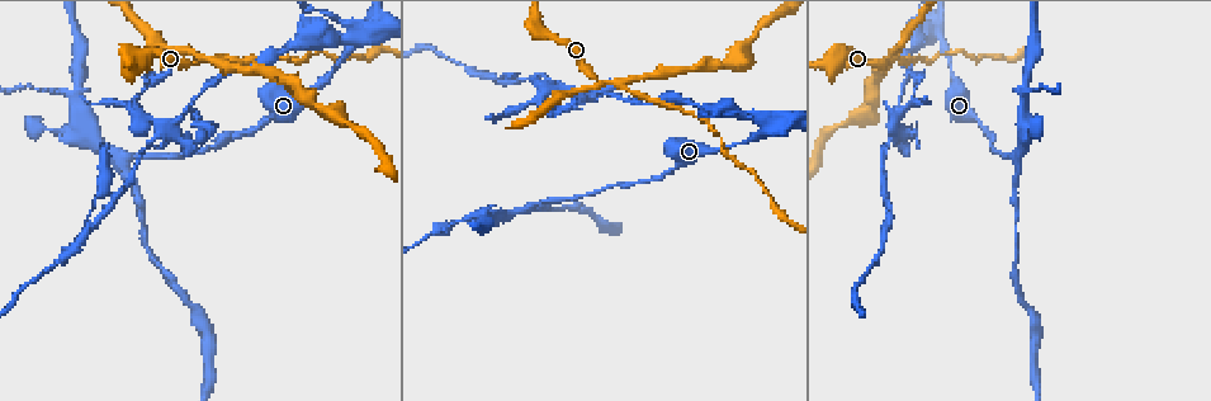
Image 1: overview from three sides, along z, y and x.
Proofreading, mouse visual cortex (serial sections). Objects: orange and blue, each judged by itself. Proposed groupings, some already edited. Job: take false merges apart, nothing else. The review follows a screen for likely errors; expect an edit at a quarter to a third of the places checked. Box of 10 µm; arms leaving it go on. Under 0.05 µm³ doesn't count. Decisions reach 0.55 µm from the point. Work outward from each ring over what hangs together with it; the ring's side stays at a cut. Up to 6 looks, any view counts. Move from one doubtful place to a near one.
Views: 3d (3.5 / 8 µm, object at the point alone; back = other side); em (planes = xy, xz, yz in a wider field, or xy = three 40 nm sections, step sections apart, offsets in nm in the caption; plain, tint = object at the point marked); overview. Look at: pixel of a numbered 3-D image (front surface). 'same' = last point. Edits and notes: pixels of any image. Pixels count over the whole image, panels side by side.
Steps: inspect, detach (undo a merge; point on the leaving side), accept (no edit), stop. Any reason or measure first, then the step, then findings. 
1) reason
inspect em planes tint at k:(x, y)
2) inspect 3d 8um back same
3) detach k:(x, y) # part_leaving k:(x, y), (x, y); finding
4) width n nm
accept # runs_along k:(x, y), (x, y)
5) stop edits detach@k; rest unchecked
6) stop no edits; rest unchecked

looks like a crossing
inspect 3d 3.5um at 1:(617, 84)

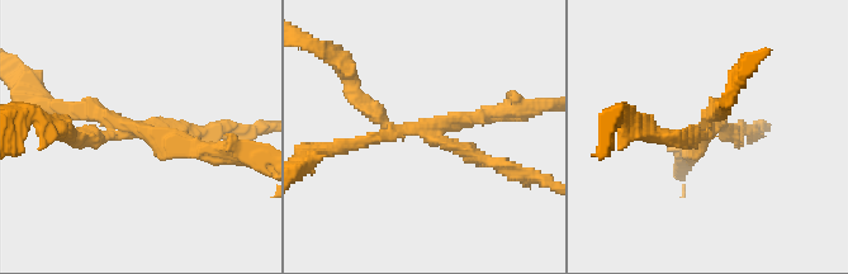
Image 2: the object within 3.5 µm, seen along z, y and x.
arms 4; arm_widths 150, 150, 150, 200 nm; need the tissue
inspect em xy step 5 tint at 2:(420, 129)

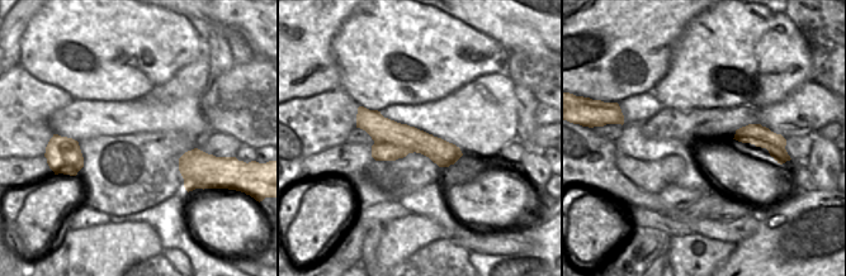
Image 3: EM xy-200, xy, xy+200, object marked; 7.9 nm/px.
width 300 nm
detach 2:(359, 142) # part_leaving 2:(429, 127), (545, 107); two cells meet here

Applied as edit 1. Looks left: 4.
inspect overview

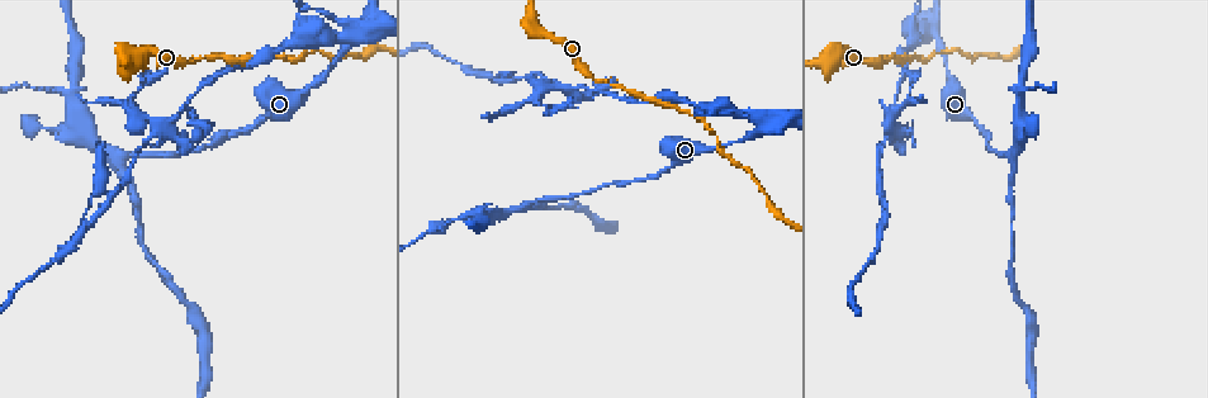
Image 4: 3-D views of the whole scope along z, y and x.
inspect em xy step 2 tint at 4:(534, 201)

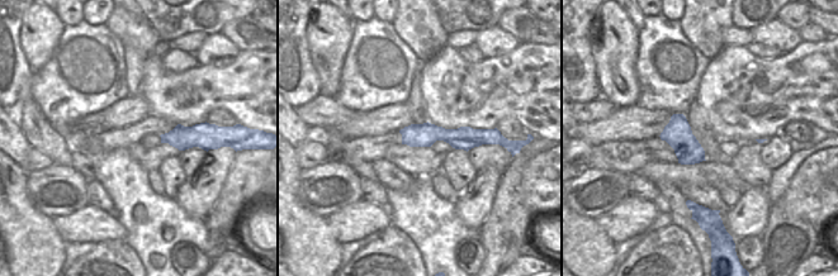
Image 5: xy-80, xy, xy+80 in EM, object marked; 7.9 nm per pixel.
inspect 3d 3.5um same

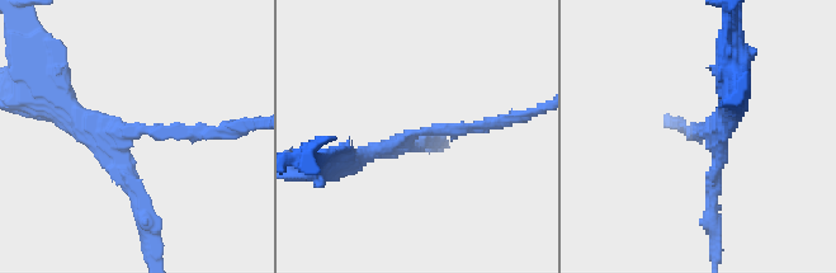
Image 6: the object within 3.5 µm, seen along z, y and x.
width 180 nm
accept # runs_along 6:(497, 122), (419, 131), (345, 160); continuous, no second cell

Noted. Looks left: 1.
stop edits detach@2; rest unchecked

